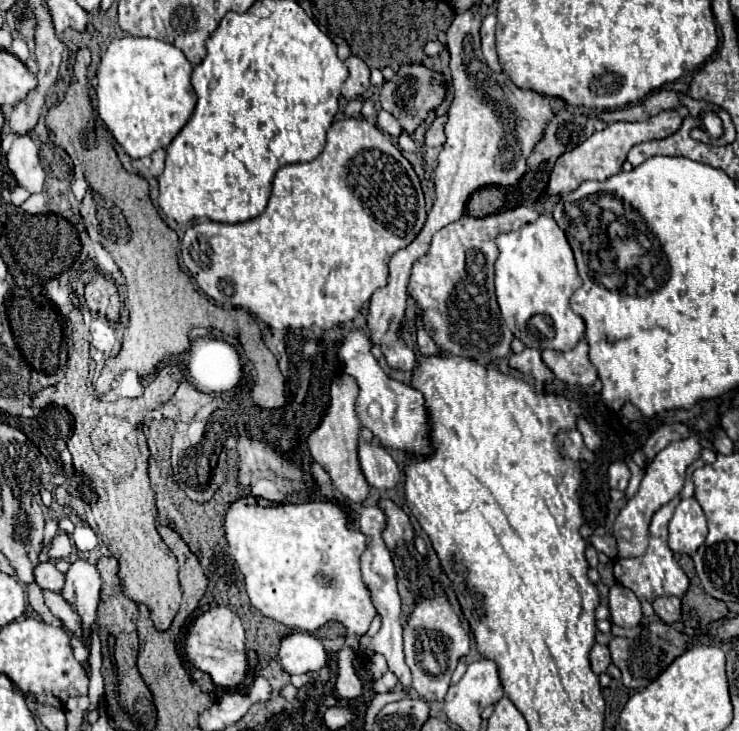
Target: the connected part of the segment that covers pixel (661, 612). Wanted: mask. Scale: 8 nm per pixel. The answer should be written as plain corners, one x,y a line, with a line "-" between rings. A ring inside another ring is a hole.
668,596
668,598
656,598
654,600
654,612
664,624
674,624
680,620
680,598

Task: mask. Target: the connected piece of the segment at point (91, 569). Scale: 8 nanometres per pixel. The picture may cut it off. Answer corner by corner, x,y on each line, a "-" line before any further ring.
78,558
76,562
72,562
70,570
66,572
66,586
62,596
82,616
82,630
86,638
96,620
96,606
100,600
98,594
100,574
96,566
92,566
86,558

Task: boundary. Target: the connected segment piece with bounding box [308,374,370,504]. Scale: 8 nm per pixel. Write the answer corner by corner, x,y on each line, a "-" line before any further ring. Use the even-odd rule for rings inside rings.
340,376
330,386
330,408
322,420
322,424
310,434
308,448
314,458
330,476
334,488
354,504
366,502
370,496
370,486
366,484
366,478
362,476
358,456
356,456
356,444
360,436
360,420
356,414
356,398
358,398
358,384
352,376

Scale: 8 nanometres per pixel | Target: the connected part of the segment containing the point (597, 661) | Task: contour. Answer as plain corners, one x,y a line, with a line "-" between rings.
594,644
594,646
592,646
592,652
590,652
590,664
592,664
592,670
594,670
596,674
606,672
606,668
608,668
608,664
610,664
610,650
608,650
608,646

